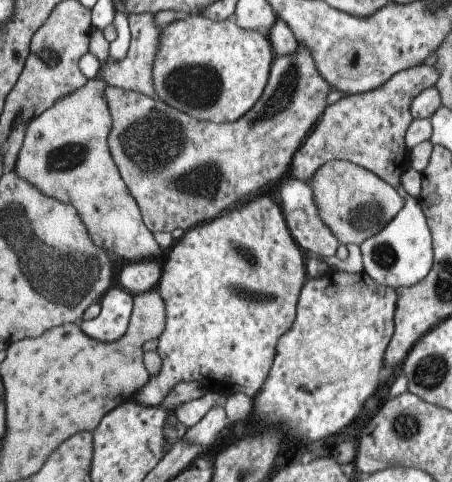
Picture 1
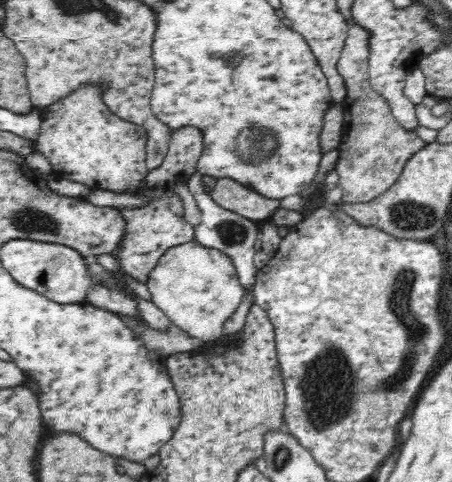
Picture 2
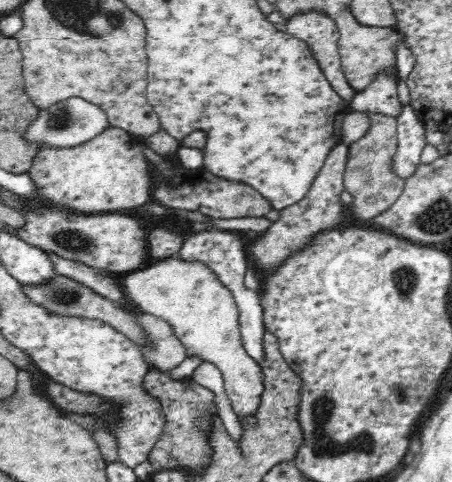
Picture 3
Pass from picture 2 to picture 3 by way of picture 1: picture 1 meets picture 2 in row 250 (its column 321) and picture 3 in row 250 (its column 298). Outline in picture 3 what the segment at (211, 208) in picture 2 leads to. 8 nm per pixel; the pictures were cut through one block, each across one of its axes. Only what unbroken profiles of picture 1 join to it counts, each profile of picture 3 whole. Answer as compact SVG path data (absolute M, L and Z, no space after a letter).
M230 230L194 232L186 240L186 244L180 248L178 258L186 262L202 262L214 272L214 276L222 282L222 286L226 286L234 294L234 300L240 310L240 334L242 334L244 348L256 362L262 362L264 360L264 332L266 332L264 306L262 306L262 294L258 290L250 290L244 286L244 274L250 268L244 238L238 232L230 232Z

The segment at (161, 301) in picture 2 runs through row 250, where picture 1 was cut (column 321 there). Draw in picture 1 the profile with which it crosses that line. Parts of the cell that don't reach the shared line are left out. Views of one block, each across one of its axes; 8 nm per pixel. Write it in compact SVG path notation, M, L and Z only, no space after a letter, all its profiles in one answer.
M343 160L325 162L307 182L313 192L313 204L317 206L317 216L329 228L329 234L339 240L341 246L357 244L361 246L373 234L379 234L403 208L403 196L399 190L389 188L375 174Z

